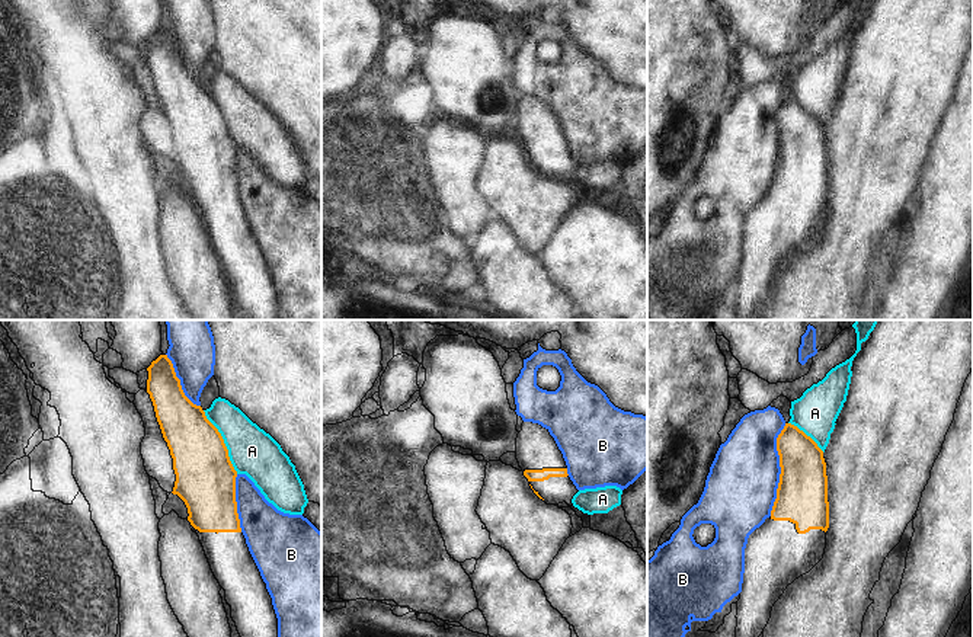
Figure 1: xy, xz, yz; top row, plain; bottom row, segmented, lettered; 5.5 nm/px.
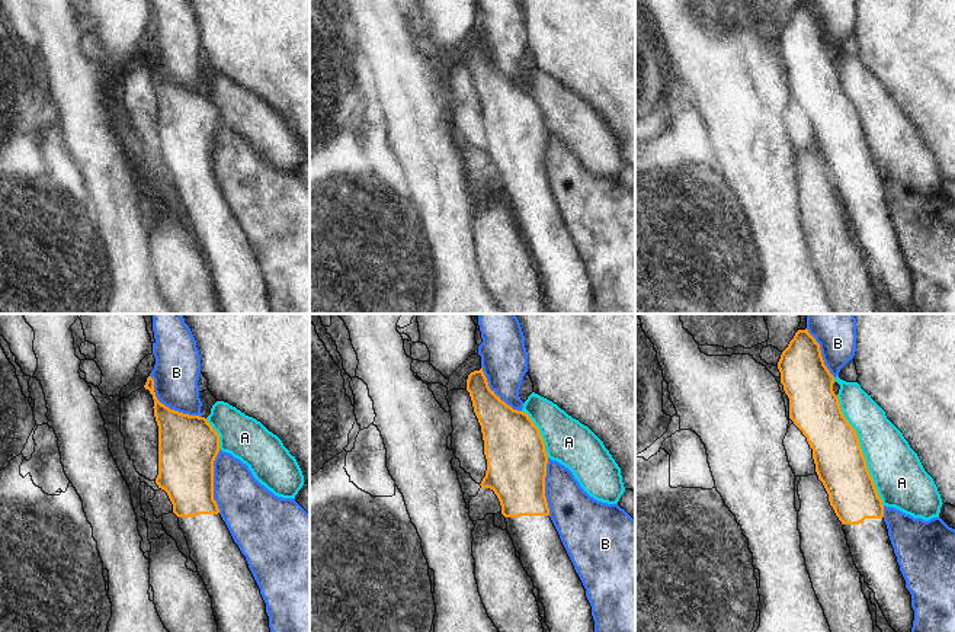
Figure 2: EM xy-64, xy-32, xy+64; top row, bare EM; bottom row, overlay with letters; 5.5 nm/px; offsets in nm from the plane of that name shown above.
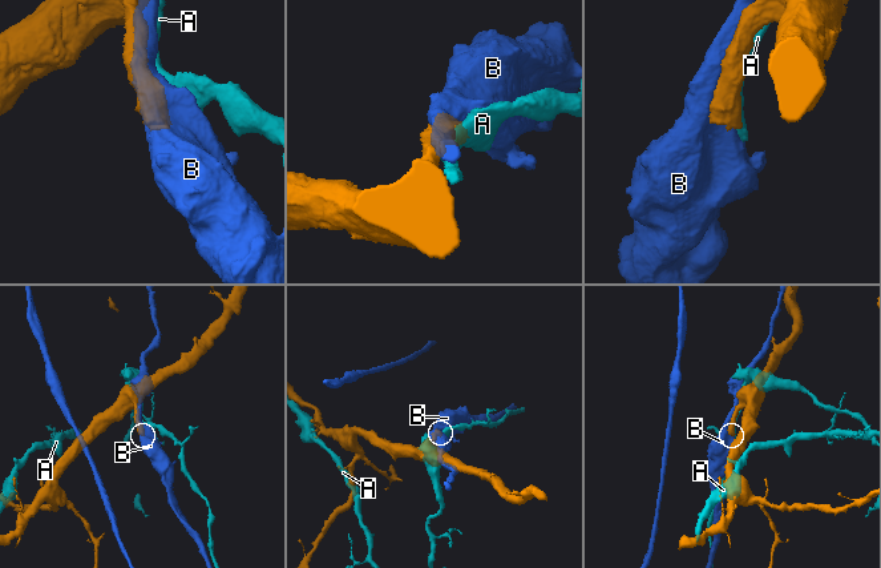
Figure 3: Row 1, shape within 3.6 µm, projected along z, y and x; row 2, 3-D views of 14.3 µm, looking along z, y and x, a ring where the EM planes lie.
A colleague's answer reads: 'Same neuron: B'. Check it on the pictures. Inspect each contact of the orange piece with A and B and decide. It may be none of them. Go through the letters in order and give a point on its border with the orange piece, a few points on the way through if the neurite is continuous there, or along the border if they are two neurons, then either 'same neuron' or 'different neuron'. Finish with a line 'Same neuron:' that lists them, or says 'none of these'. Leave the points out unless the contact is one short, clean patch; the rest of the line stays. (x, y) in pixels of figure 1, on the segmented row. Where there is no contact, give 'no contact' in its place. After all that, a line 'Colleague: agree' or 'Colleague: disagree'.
A: xy (223, 442) | different neuron
B: yz (781, 470) | different neuron
Same neuron: none of these
Colleague: disagree

